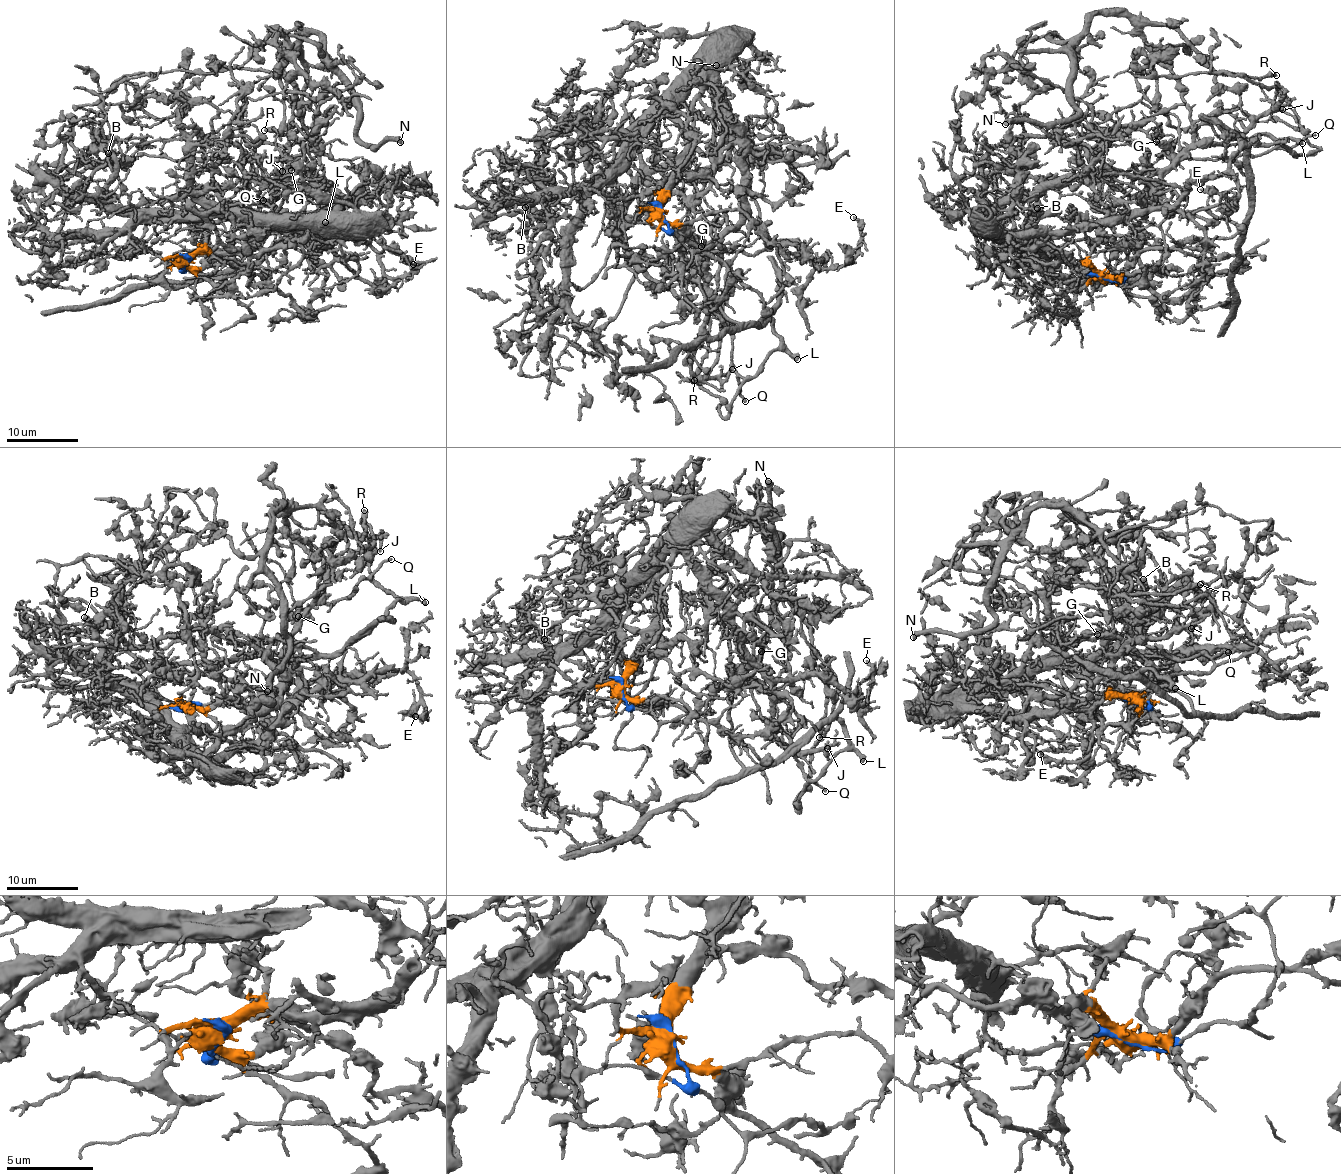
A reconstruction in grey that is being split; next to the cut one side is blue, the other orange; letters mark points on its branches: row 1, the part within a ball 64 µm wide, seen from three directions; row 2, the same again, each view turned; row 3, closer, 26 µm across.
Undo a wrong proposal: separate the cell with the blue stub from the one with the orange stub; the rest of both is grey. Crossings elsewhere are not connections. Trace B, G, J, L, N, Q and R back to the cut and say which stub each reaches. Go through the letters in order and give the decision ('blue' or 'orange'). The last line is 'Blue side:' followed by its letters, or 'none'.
B: orange
G: orange
J: orange
L: blue
N: orange
Q: blue
R: blue
Blue side: L, Q, R

